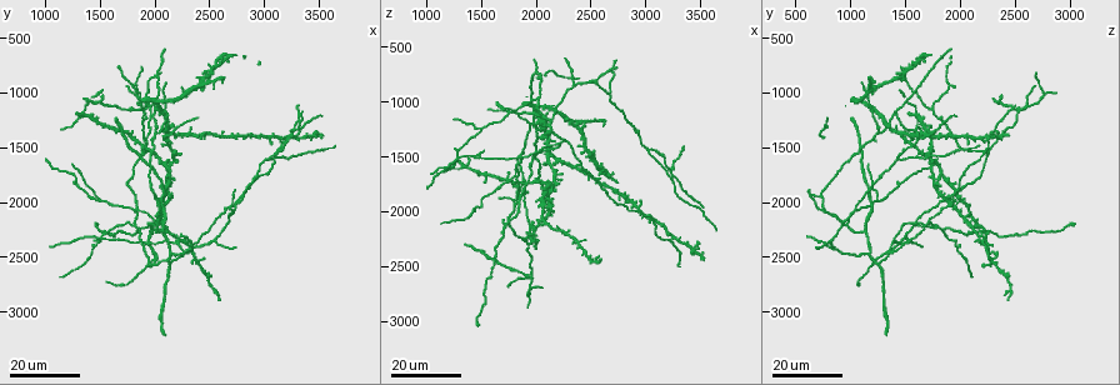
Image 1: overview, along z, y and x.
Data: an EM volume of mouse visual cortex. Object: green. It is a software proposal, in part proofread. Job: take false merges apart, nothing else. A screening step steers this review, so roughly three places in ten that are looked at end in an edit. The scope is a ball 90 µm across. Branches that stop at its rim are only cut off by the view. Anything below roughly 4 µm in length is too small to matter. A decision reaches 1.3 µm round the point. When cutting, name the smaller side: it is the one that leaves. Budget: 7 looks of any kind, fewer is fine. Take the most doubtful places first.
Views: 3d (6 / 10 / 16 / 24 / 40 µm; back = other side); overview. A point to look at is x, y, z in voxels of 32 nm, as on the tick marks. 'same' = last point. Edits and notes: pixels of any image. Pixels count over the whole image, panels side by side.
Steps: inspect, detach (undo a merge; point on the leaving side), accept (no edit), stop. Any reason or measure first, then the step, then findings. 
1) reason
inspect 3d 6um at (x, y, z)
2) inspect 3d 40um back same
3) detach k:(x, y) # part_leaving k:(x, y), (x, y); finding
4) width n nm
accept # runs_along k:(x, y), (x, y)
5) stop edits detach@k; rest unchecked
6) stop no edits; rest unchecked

arms part here
inspect 3d 24um at (1480, 1960, 1240)

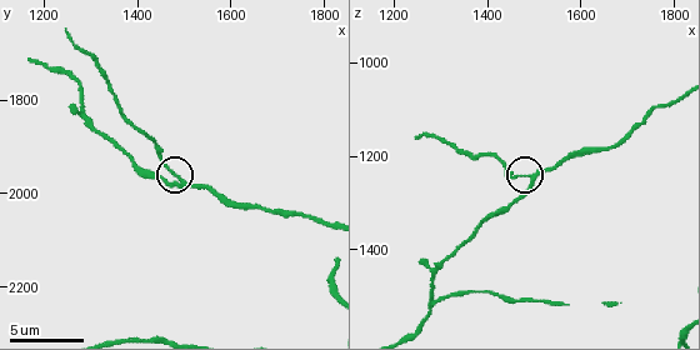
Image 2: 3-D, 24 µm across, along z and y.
inspect 3d 10um at (1495, 1985, 1245)

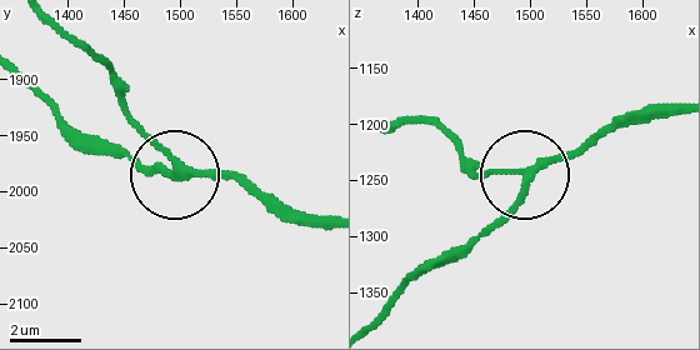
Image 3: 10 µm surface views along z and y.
arms 3
accept # continuous, no second neuron

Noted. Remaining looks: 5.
small branch off a trunk
inspect 3d 24um at (2560, 2340, 800)

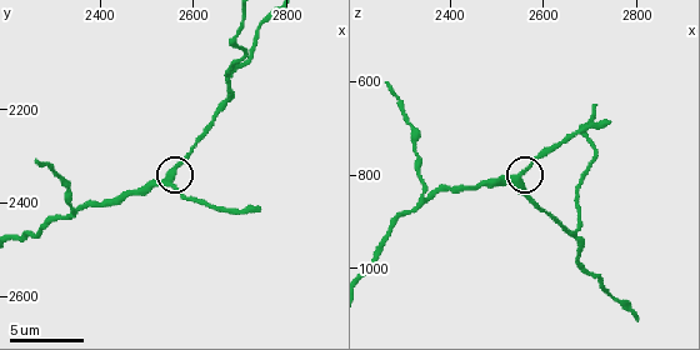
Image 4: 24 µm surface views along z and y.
inspect 3d 10um at (2555, 2360, 805)

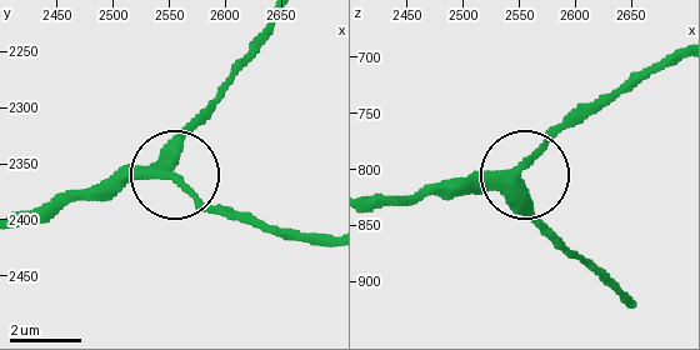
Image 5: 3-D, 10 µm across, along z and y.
accept # runs_along 5:(374, 205), (525, 166), (576, 118); continuous, no second neuron

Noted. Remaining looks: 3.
a fork
inspect 3d 24um at (3240, 1400, 1600)

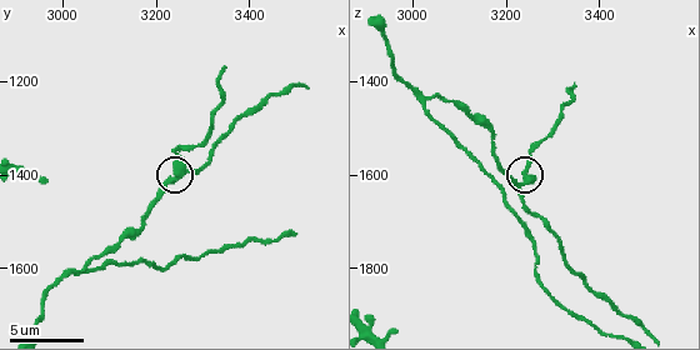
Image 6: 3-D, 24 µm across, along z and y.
inspect 3d 10um at (3235, 1405, 1625)

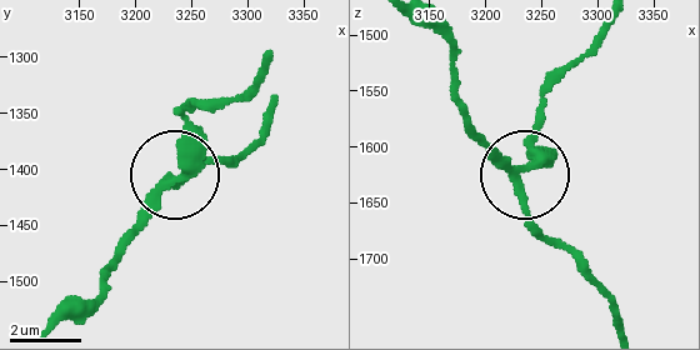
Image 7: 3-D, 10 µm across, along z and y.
width 280 nm
detach 7:(528, 220) # part_leaving 7:(508, 176), (618, 325); a second neuron is stuck on

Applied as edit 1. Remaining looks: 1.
stop edits detach@7; rest unchecked

